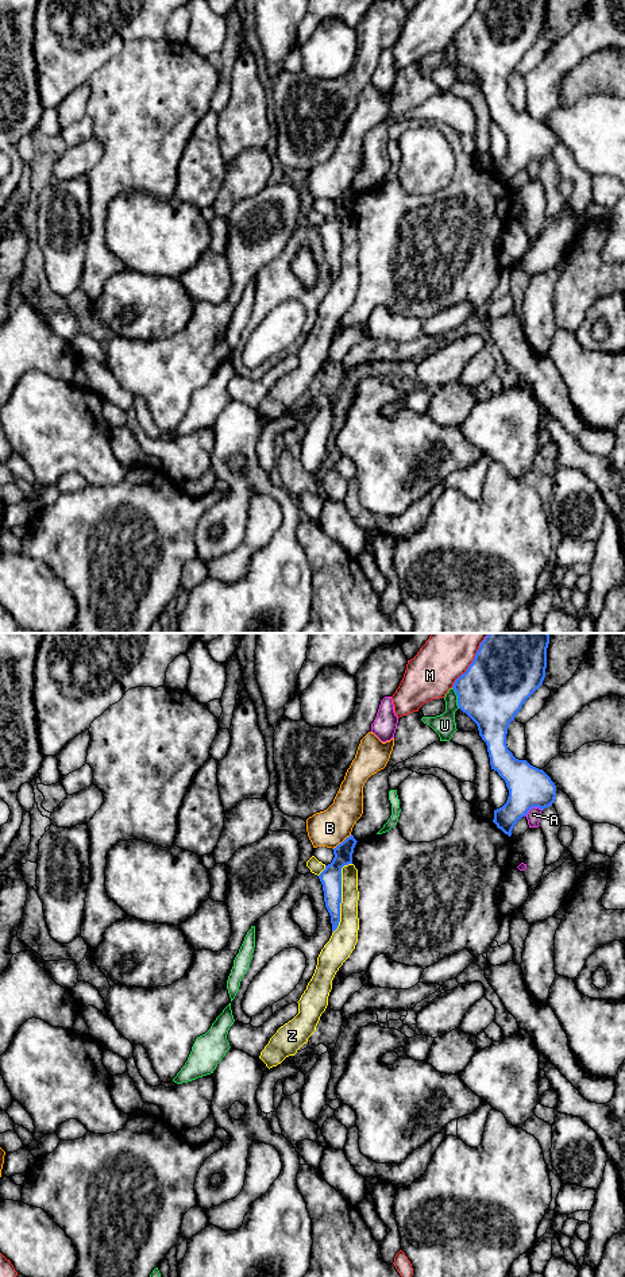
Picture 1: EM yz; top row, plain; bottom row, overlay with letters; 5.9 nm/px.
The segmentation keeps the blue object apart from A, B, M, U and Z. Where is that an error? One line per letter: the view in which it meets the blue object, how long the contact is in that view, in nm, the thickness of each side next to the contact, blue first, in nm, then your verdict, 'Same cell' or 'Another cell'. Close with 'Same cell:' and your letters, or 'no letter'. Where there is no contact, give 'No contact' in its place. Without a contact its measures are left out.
A: Touches blue in yz. Shared border 110 nm. Thickness 240 nm (blue) against 80 nm. Another cell
B: Touches blue in yz. Shared border 150 nm. Thickness 130 nm (blue) against 220 nm. Another cell
M: Touches blue in yz. Shared border 400 nm. Thickness 420 nm (blue) against 300 nm. Another cell
U: Touches blue in yz. Shared border 130 nm. Thickness 400 nm (blue) against 140 nm. Another cell
Z: Touches blue in yz. Shared border 440 nm. Thickness 130 nm (blue) against 150 nm. Another cell
Same cell: no letter

